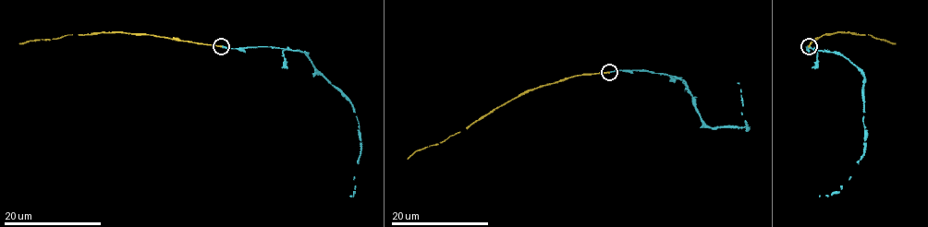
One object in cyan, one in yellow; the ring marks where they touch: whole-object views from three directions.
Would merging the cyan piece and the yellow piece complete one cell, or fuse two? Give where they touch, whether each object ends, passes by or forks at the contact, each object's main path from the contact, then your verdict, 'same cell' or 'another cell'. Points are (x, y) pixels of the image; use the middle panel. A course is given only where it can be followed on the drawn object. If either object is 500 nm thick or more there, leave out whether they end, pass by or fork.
place (609, 72); cyan ends; yellow ends; course cyan (609, 73), (644, 70), (677, 76), (708, 125), (748, 128), (737, 82); course yellow (609, 73), (574, 75), (527, 89), (460, 132), (438, 144), (416, 150), (407, 159); same cell

